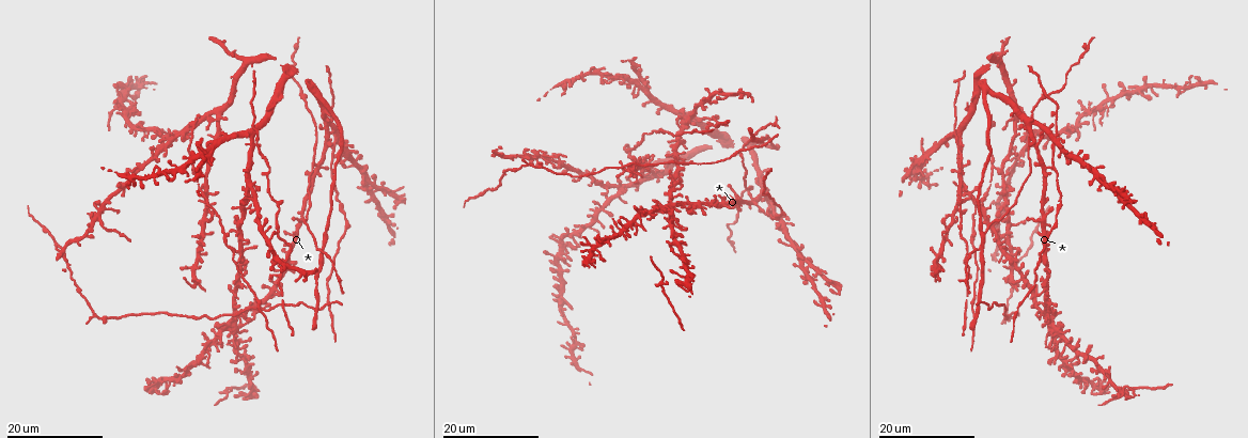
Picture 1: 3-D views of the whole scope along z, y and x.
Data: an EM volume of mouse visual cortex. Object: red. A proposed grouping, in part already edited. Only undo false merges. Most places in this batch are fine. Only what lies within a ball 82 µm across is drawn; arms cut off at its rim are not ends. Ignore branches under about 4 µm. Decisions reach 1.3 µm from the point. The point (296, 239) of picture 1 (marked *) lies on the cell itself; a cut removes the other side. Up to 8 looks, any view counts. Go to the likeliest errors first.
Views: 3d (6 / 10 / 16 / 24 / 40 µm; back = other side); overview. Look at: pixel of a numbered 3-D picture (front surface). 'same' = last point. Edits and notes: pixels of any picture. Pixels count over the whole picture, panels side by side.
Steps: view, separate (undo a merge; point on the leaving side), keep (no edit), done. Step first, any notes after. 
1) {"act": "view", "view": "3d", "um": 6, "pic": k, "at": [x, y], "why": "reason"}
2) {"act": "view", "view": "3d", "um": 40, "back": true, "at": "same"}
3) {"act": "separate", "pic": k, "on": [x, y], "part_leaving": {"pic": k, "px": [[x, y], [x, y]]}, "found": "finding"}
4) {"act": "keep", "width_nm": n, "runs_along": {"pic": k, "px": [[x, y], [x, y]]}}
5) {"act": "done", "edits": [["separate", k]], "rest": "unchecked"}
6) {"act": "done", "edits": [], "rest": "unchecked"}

{"act": "view", "view": "3d", "um": 16, "pic": 1, "at": [97, 218], "why": "four or more arms meet"}

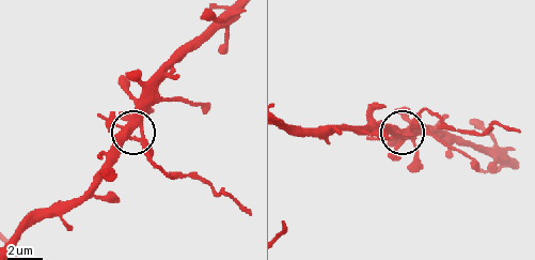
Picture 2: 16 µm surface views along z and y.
{"act": "view", "view": "3d", "um": 10, "pic": 2, "at": [132, 137]}

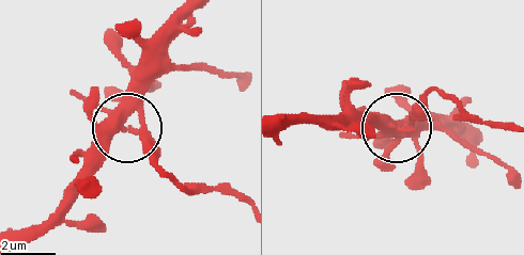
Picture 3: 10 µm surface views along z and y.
{"act": "keep", "runs_along": {"pic": 3, "px": [[193, 13], [160, 54], [142, 109], [128, 128], [163, 176]]}, "found": "continuous, no second cell"}

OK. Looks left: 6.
{"act": "view", "view": "3d", "um": 16, "pic": 1, "at": [633, 174], "why": "thin arm on a thick one"}

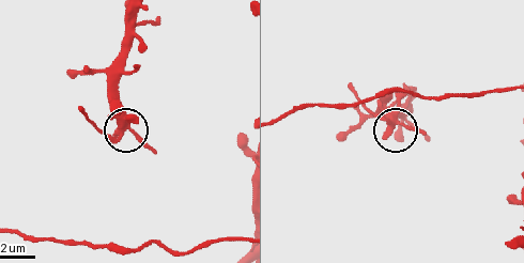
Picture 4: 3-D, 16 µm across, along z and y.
{"act": "view", "view": "3d", "um": 6, "pic": 4, "at": [390, 126]}

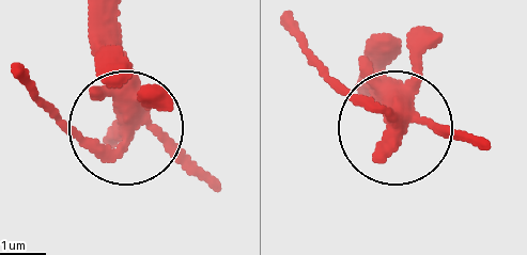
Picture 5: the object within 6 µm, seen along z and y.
{"act": "keep", "width_nm": 370, "found": "continuous, no second cell"}

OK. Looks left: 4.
{"act": "view", "view": "3d", "um": 16, "pic": 1, "at": [256, 128], "why": "side arm on a straight run"}

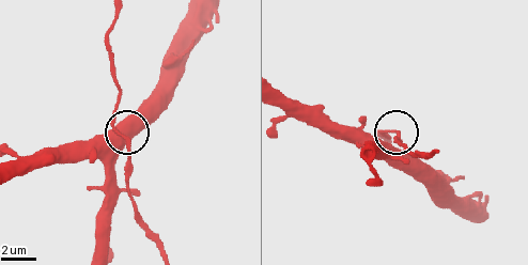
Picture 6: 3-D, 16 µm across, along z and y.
{"act": "view", "view": "3d", "um": 6, "pic": 6, "at": [388, 133]}

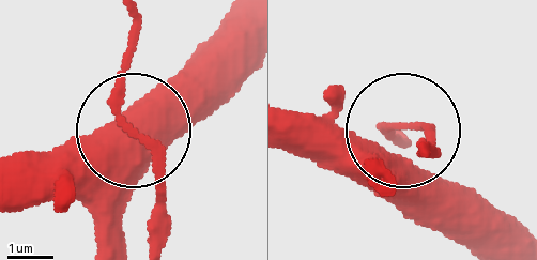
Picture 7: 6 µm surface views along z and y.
{"act": "keep", "side_arm_um": 14, "arms": 3, "found": "all the same cell"}

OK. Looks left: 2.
{"act": "view", "view": "3d", "um": 24, "pic": 1, "at": [989, 168], "why": "three-way junction"}

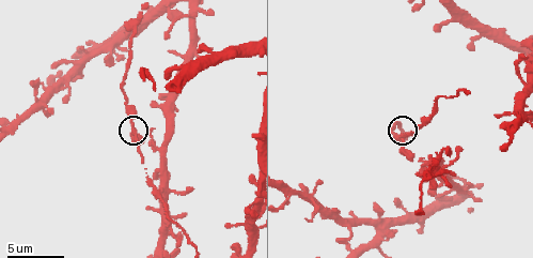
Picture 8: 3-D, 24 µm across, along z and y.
{"act": "view", "view": "3d", "um": 6, "pic": 8, "at": [133, 129], "why": "zoom in"}

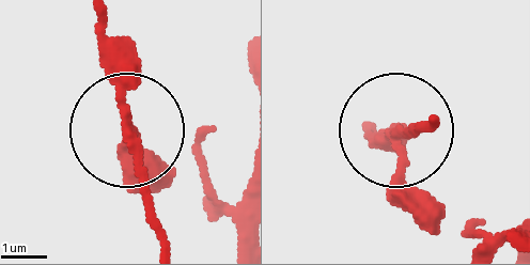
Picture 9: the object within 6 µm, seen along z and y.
{"act": "keep", "width_nm": 180, "found": "one cell here"}

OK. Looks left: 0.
{"act": "done", "edits": [], "rest": "unchecked"}

